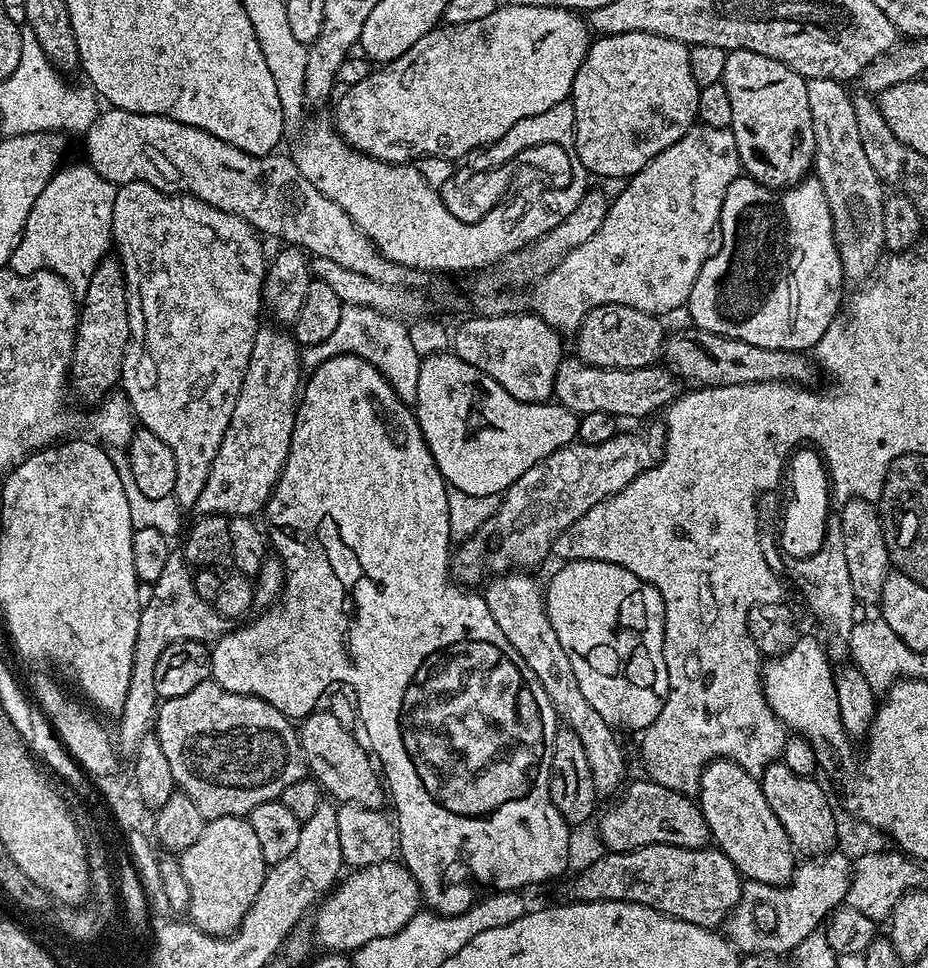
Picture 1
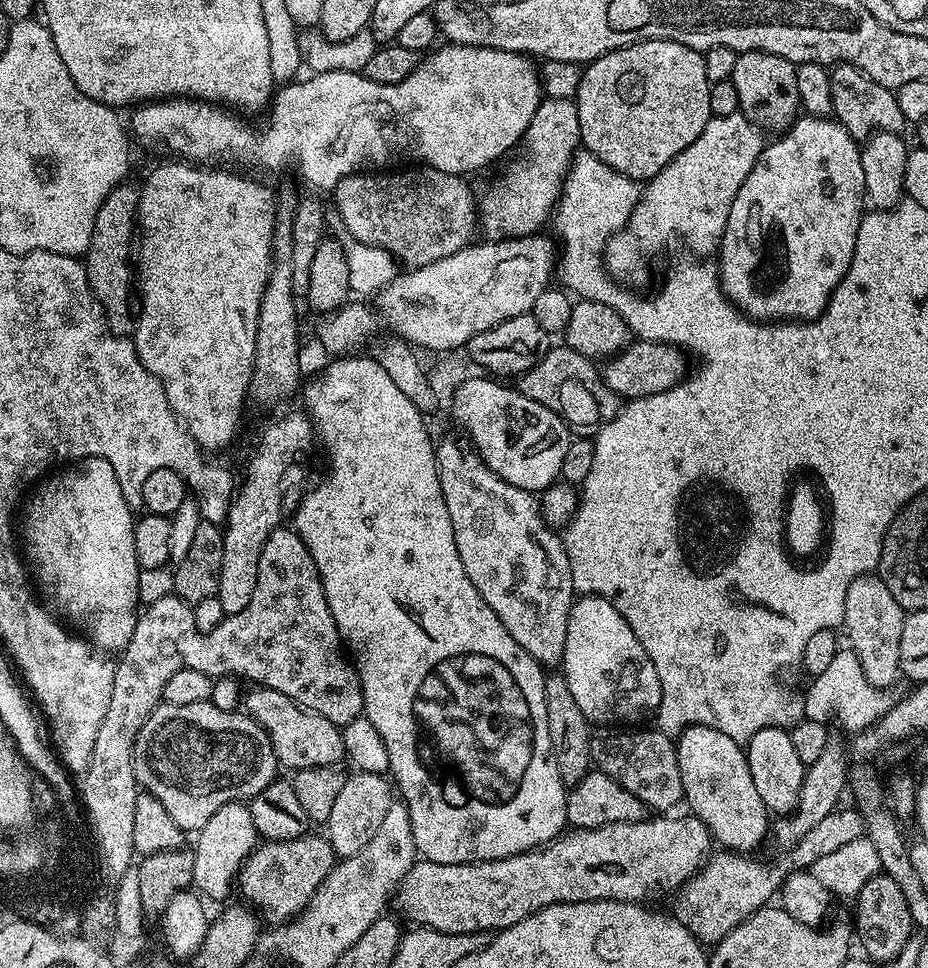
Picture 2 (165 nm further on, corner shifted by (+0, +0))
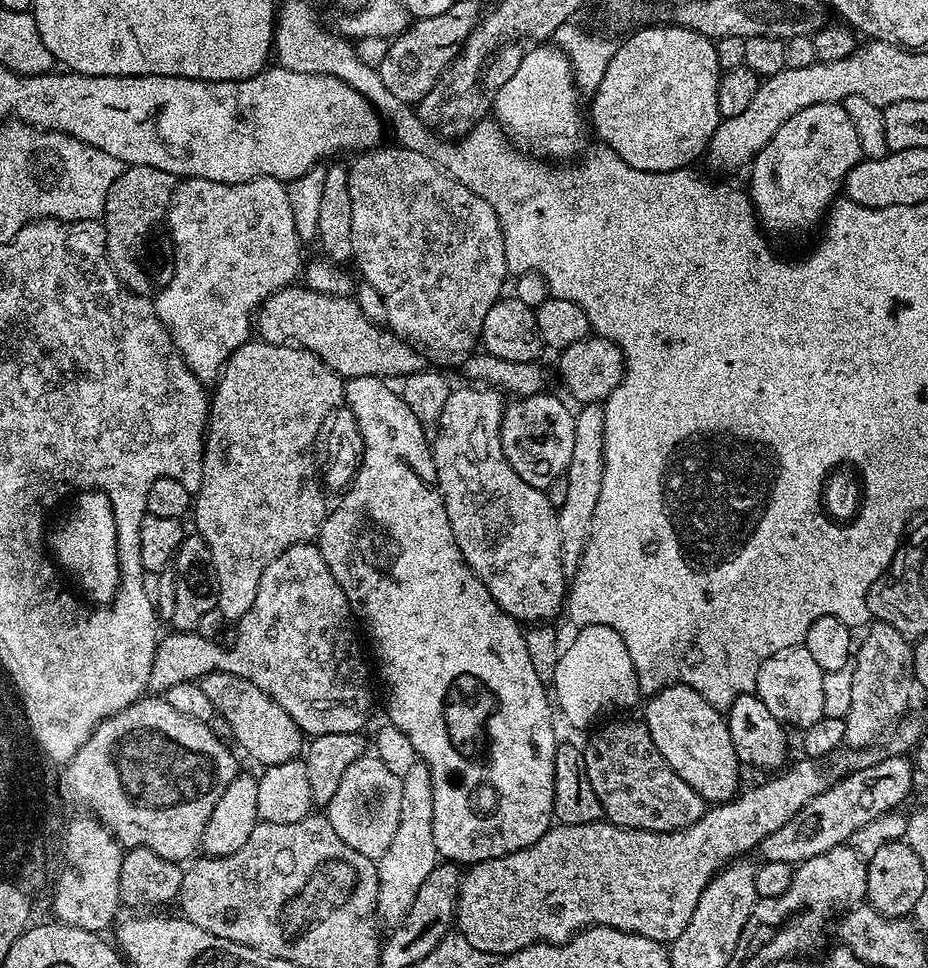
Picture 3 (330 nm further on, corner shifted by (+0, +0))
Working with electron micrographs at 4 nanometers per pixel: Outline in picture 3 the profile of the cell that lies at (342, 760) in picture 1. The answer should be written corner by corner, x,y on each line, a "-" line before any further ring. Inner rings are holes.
211,672
199,683
206,698
210,698
216,714
227,719
233,730
232,740
240,743
239,751
257,760
260,766
290,762
305,751
306,737
298,722
294,722
294,718
290,718
290,714
286,714
286,710
282,710
282,706
278,706
270,694
258,690
254,682
234,674

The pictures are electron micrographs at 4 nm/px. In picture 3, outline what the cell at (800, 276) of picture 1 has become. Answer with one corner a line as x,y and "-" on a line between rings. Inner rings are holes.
819,104
798,110
798,114
790,118
790,122
782,122
782,126
778,126
778,134
774,134
770,142
766,142
766,146
750,165
752,207
755,208
761,225
769,233
808,232
815,224
817,227
833,201
841,195
849,170
859,164
861,159
858,130
854,130
854,122
850,122
846,110
840,104

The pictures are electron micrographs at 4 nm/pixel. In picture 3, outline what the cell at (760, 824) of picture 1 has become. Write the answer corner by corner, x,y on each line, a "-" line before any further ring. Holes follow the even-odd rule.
671,684
649,700
652,701
648,705
643,705
644,725
650,730
650,738
654,738
654,746
658,746
658,754
670,762
674,774
713,805
737,795
742,765
730,738
725,713
710,706
698,690
685,684

